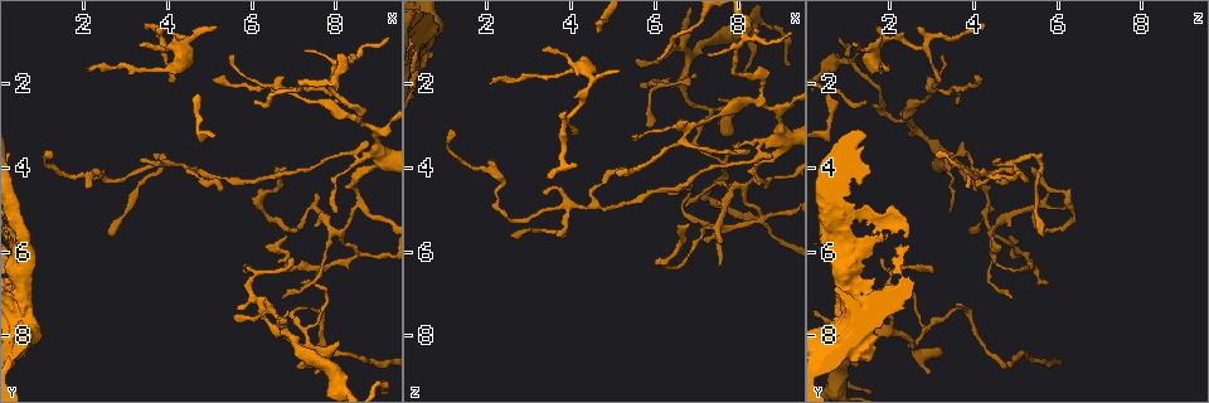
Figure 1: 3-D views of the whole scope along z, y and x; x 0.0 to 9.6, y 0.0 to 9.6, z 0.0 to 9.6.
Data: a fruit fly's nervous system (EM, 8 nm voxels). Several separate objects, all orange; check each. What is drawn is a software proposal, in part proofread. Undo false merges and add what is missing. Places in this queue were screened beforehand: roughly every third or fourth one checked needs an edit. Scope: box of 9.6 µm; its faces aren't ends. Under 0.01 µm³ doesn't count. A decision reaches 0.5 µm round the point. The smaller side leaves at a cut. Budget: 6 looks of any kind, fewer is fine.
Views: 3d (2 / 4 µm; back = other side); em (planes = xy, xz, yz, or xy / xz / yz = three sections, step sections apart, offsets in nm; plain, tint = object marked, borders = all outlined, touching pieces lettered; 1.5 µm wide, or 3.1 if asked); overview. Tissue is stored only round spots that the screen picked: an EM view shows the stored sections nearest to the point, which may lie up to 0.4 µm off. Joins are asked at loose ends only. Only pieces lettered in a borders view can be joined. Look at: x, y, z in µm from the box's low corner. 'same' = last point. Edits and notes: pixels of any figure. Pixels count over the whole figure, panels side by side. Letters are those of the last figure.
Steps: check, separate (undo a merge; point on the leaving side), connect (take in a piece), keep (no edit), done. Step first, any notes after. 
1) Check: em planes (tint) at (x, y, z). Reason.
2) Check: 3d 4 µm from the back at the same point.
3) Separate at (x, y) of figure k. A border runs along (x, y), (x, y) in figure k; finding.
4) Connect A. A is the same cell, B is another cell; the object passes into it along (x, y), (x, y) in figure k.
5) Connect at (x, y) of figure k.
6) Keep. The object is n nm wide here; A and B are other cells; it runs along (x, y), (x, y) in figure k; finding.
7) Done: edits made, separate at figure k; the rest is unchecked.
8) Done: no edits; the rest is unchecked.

Check: 3d 2 µm from the back at (7.30, 8.60, 4.70). Sharp bend.

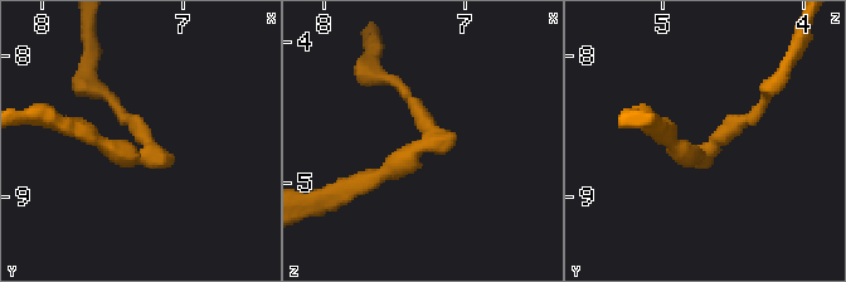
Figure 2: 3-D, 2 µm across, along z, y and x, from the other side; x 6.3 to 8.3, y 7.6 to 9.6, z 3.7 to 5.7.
Check: em xz step 8 (borders) at (7.28, 8.60, 4.66).

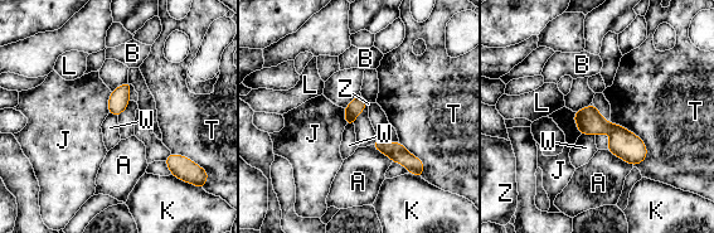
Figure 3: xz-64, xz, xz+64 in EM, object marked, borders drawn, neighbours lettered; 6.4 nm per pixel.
Separate at (349, 119) of figure 3. A, B, J, K, L, T, W and Z are other cells; a second cell is stuck on.

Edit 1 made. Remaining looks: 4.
Check: overview.

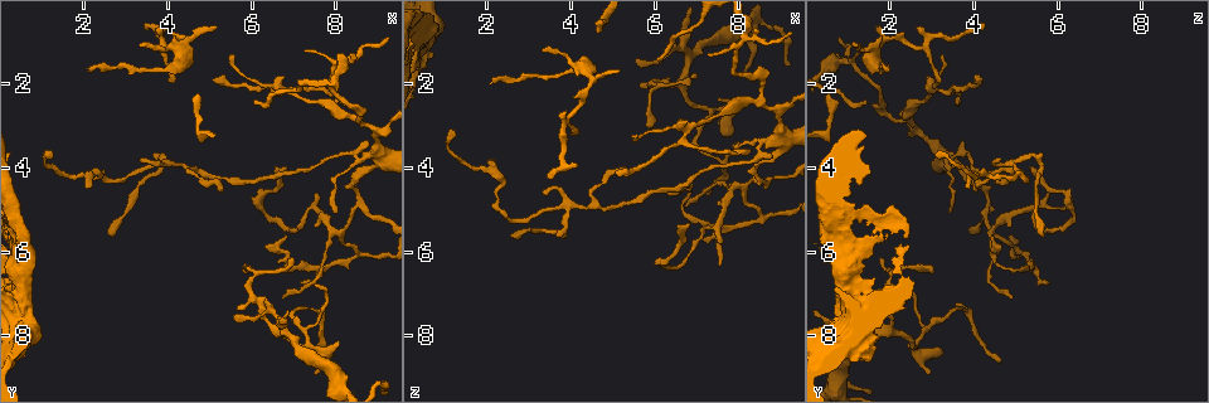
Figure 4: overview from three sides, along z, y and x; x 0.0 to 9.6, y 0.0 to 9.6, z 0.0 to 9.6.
Check: em xy step 8 (tint) at (1.20, 3.70, 3.10). Thin end.

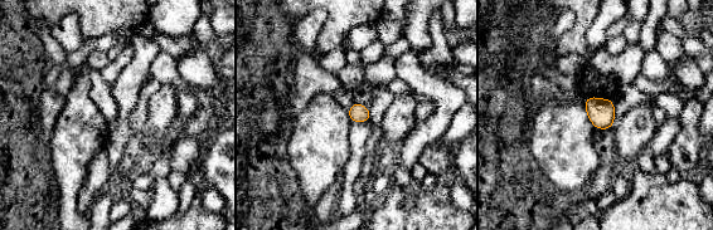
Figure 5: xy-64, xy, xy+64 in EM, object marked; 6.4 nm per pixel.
Check: em planes (borders) at the same point. Another direction.

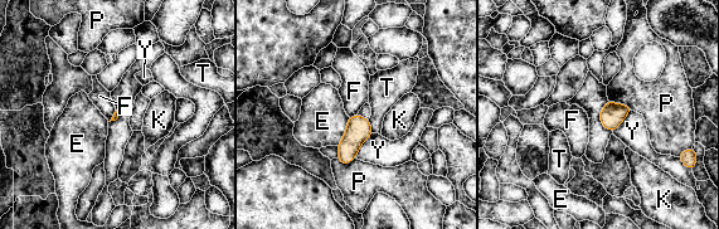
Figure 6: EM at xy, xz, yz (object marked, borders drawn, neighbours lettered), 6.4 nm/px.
Keep. E, F, K, P, T and Y are other cells; a border runs along (356, 113), (349, 117) in figure 6; none of them fits.

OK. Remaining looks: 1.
Done: edits made, separate at figure 3; the rest is unchecked.

